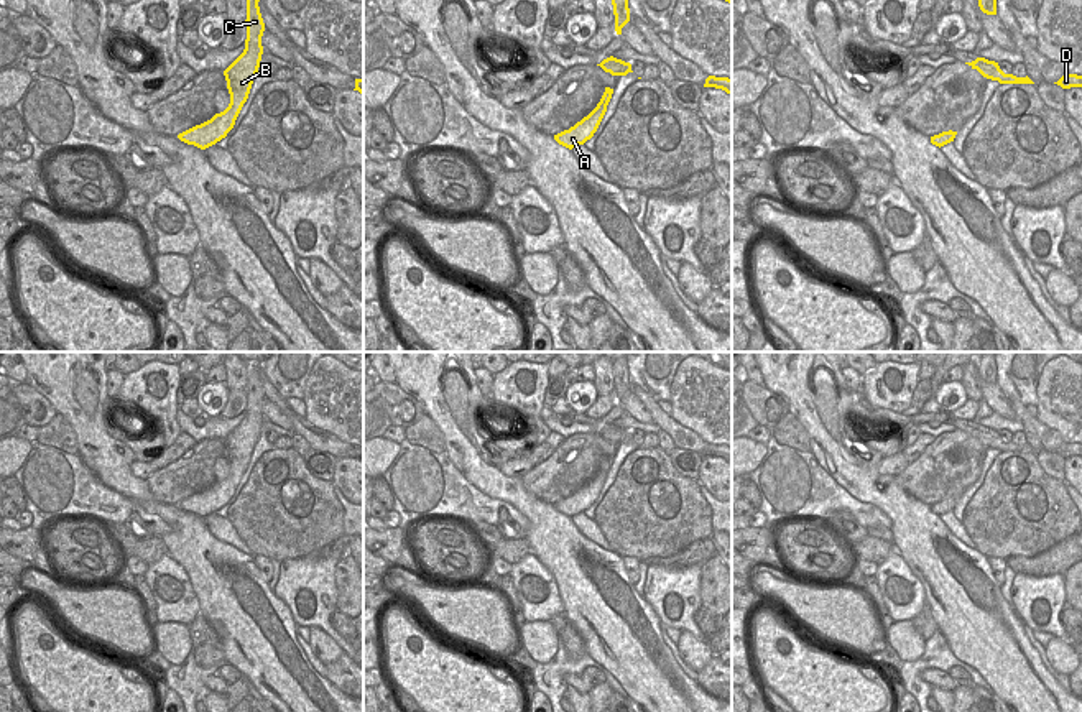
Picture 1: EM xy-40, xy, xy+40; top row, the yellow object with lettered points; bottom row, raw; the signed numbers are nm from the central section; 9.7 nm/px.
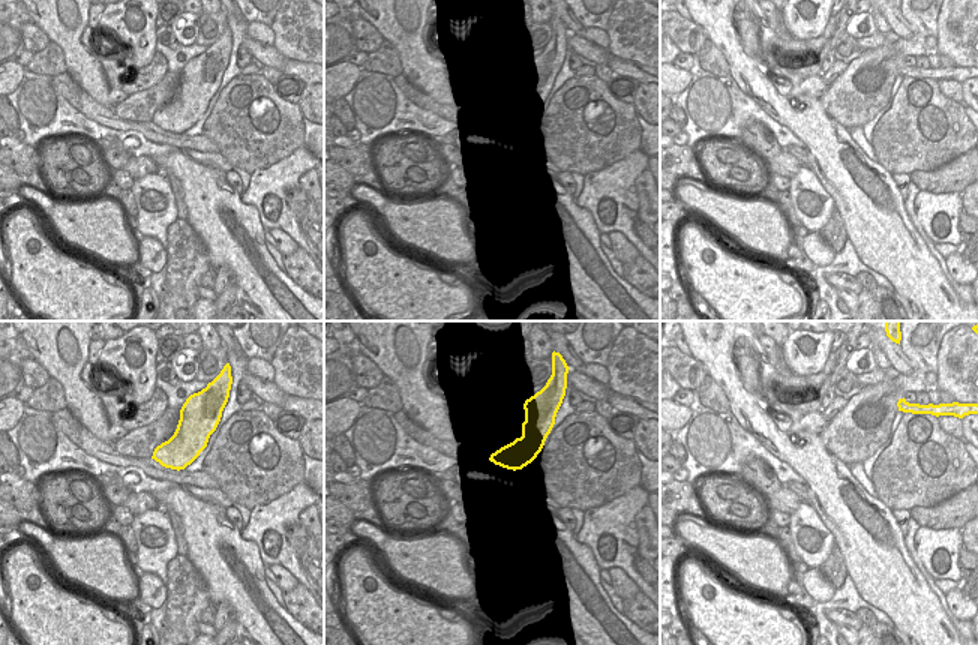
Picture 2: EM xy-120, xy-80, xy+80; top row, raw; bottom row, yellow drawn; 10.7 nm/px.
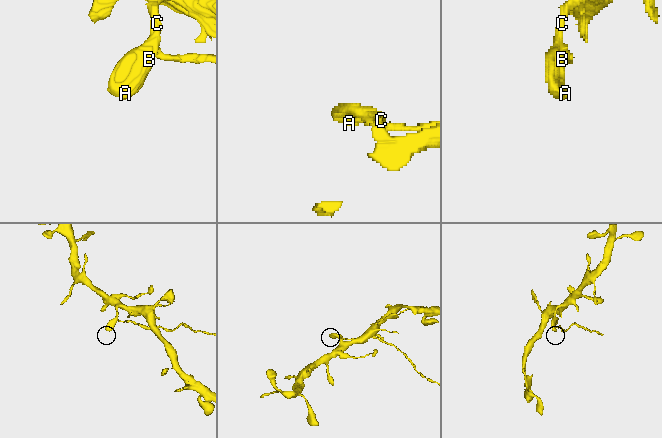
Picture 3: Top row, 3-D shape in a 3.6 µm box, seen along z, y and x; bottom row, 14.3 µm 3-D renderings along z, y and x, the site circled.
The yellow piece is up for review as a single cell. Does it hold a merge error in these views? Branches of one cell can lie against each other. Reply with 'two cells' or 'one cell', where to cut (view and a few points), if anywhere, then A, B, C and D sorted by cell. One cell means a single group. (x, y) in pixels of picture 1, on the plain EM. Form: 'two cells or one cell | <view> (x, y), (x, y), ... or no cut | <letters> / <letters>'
two cells | xy+40 (998, 436), (989, 446) | A B C / D

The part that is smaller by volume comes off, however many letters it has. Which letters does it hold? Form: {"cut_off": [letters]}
{"cut_off": ["D"]}

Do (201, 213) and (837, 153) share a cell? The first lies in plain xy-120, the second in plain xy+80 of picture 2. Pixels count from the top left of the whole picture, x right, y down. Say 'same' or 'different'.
same

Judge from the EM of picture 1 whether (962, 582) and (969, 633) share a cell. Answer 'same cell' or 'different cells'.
same cell

